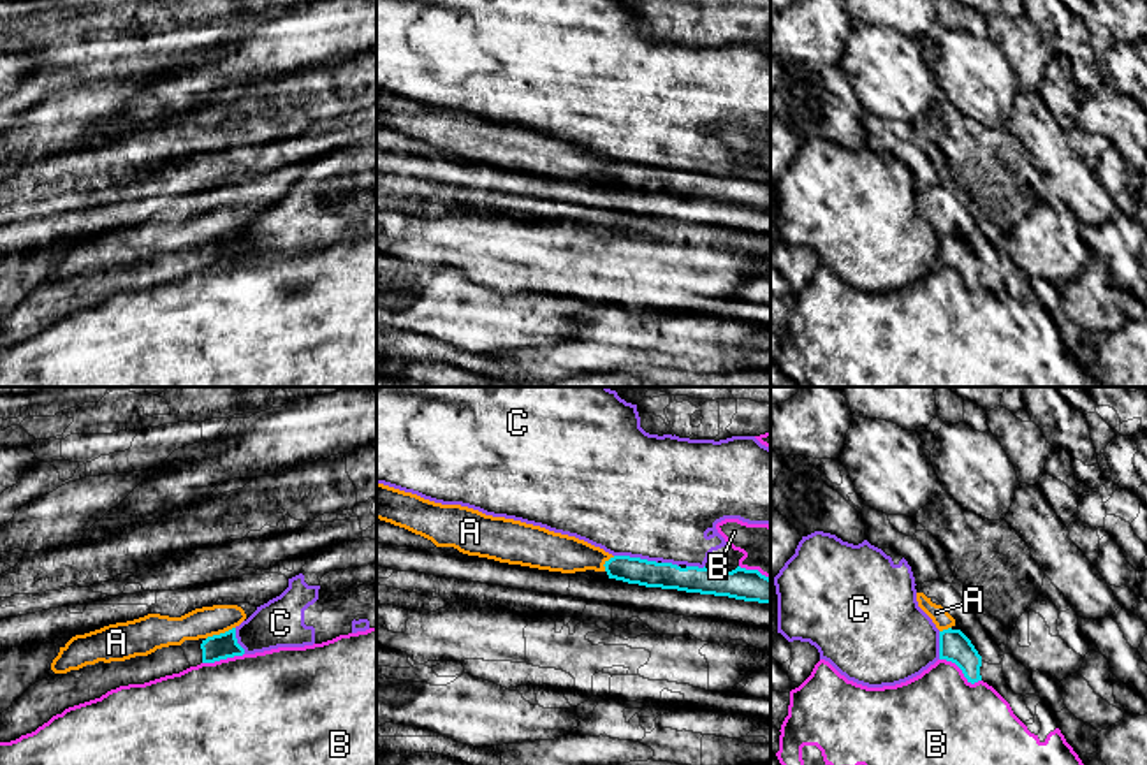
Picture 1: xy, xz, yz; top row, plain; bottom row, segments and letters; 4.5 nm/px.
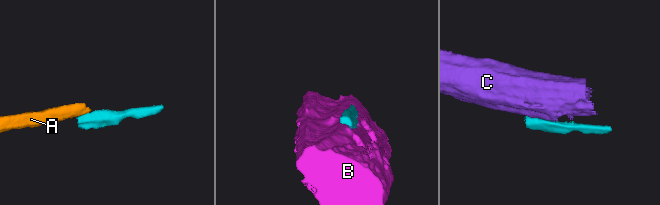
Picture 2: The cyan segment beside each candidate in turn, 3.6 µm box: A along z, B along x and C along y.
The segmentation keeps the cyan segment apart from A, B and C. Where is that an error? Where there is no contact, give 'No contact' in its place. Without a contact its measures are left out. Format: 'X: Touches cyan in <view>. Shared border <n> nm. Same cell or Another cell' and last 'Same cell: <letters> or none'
A: Touches cyan in xy. Shared border 150 nm. Another cell
B: Touches cyan in yz. Shared border 220 nm. Another cell
C: Touches cyan in xz. Shared border 200 nm. Another cell
Same cell: none

